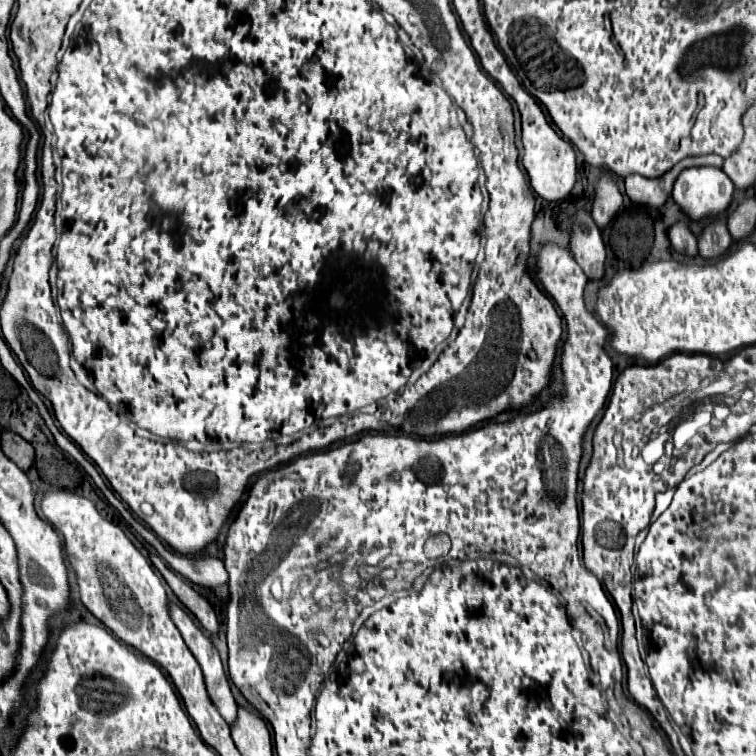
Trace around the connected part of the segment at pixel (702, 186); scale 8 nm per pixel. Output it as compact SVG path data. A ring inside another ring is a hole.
M693 166L677 176L673 200L689 218L701 220L709 214L723 212L731 204L733 192L735 186L721 168Z

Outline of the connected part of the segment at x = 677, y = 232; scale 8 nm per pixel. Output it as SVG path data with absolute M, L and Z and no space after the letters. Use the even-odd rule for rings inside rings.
M675 222L671 228L669 228L669 240L671 240L671 246L677 250L677 252L685 252L689 256L695 256L697 254L697 238L695 234L689 230L687 222Z

